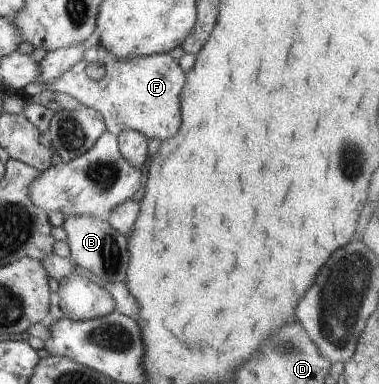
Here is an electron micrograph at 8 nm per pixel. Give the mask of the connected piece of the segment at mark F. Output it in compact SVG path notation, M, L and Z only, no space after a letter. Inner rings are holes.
M101 45L88 48L81 60L66 70L59 79L47 83L47 90L65 92L73 96L85 107L91 107L101 113L106 130L116 137L123 129L133 129L148 139L167 140L177 134L182 116L180 96L185 86L186 76L179 62L169 53L143 55L118 59ZM99 62L105 66L105 75L94 81L85 73L87 66Z

